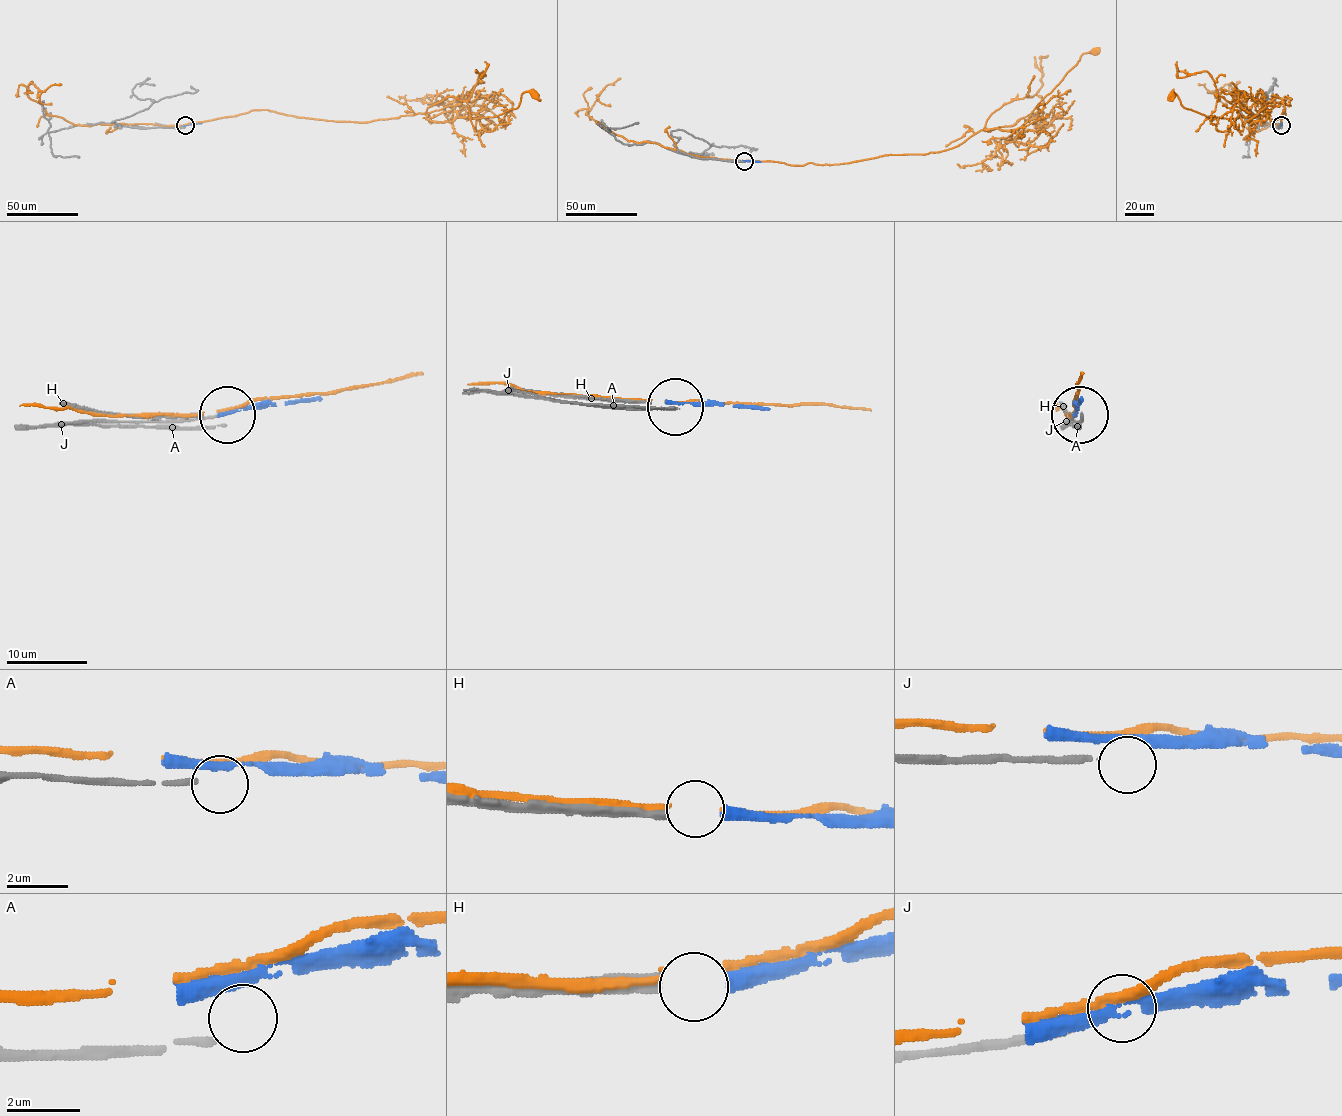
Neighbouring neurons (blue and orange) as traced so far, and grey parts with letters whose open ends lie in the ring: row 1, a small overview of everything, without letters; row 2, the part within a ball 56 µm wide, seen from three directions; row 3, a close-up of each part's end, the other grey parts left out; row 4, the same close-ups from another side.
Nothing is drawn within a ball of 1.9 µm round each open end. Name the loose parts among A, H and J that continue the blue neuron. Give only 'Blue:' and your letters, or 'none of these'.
Blue: H

